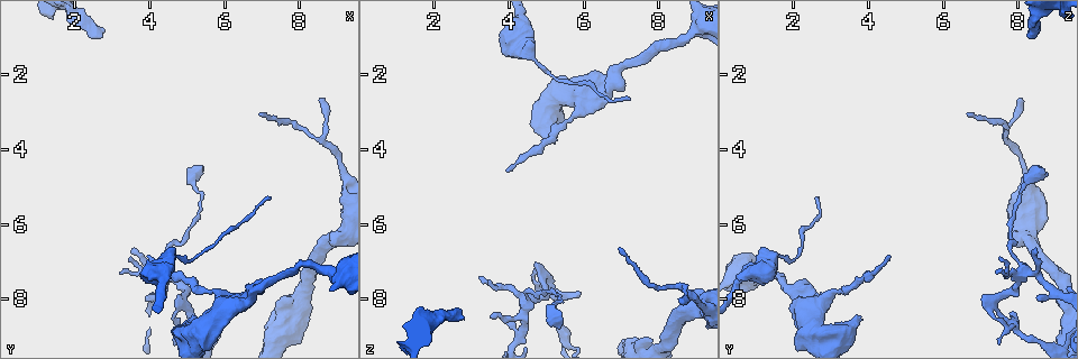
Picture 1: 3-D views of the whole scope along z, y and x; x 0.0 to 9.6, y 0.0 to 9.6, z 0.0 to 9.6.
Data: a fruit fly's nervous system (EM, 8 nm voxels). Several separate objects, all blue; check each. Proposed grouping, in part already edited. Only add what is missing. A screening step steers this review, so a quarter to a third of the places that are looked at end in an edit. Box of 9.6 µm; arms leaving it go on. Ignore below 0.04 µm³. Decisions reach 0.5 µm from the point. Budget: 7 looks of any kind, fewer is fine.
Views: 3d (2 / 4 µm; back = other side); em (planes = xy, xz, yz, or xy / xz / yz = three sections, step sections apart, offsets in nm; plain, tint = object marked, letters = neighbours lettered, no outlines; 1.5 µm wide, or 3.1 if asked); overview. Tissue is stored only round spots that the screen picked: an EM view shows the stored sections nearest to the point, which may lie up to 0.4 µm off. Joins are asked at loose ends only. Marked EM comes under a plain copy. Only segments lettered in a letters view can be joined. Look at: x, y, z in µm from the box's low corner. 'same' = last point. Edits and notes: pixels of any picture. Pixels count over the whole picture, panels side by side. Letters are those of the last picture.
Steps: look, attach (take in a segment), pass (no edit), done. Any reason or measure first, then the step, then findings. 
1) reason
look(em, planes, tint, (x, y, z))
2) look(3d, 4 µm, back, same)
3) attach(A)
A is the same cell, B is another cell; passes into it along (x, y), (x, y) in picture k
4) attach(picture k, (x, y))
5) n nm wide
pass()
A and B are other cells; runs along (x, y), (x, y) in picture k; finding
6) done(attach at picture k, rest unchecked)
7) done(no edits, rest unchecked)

thin end
look(3d, 2 µm, (6.90, 3.05, 6.70))

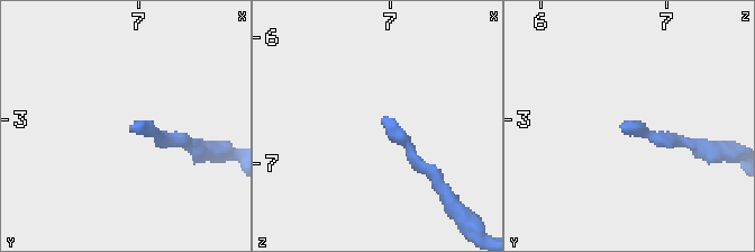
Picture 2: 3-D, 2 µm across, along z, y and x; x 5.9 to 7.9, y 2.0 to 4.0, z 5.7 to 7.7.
look(em, planes, letters, (6.94, 3.06, 6.64))

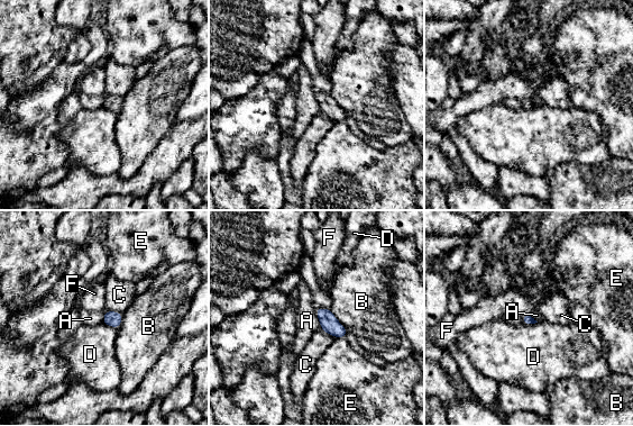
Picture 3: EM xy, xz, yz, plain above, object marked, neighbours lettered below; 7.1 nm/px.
pass()
A, B, C, D, E and F are other cells; border along (314, 309), (321, 328) in picture 3; no lettered segment goes on from it

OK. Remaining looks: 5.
long arm stops here
look(em, planes, letters, (7.25, 5.30, 2.60))

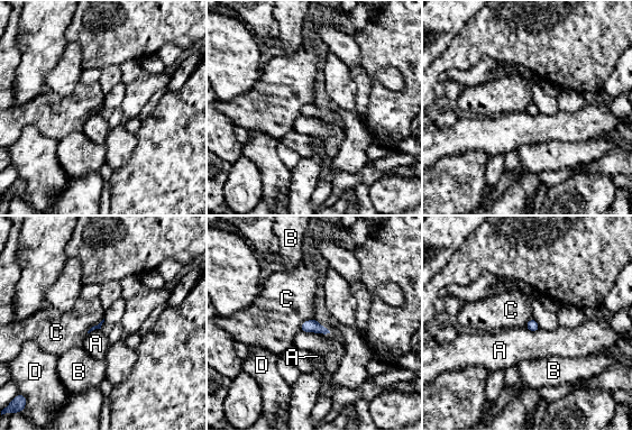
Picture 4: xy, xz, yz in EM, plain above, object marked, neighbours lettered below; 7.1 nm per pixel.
pass()
A, B, C and D are other cells; border along (314, 318), (304, 320), (300, 331) in picture 4; no lettered segment goes on from it

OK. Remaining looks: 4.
an open end
look(3d, 4 µm, (2.80, 0.75, 8.50))

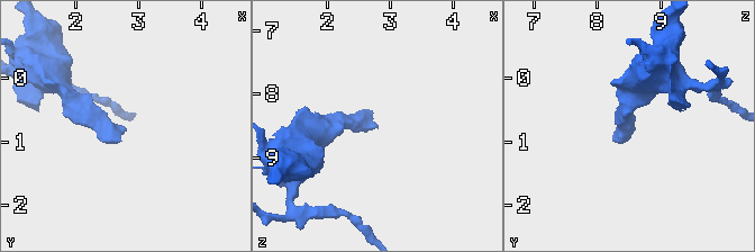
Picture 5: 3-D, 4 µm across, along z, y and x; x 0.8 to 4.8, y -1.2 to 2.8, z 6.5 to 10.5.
shape alone is not enough
look(em, planes, letters, (2.80, 0.75, 8.55))

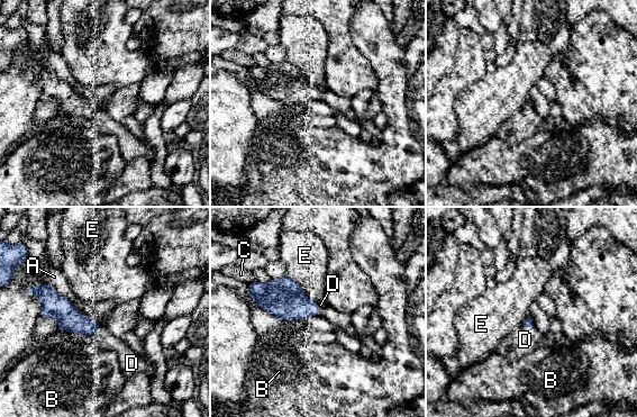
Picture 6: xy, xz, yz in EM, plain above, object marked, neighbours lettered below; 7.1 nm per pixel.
A touches over 420 nm
attach(D)
D is the same cell, A, B, C and E are other cells; it goes on there

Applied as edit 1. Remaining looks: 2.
done(attach at picture 6, rest unchecked)

